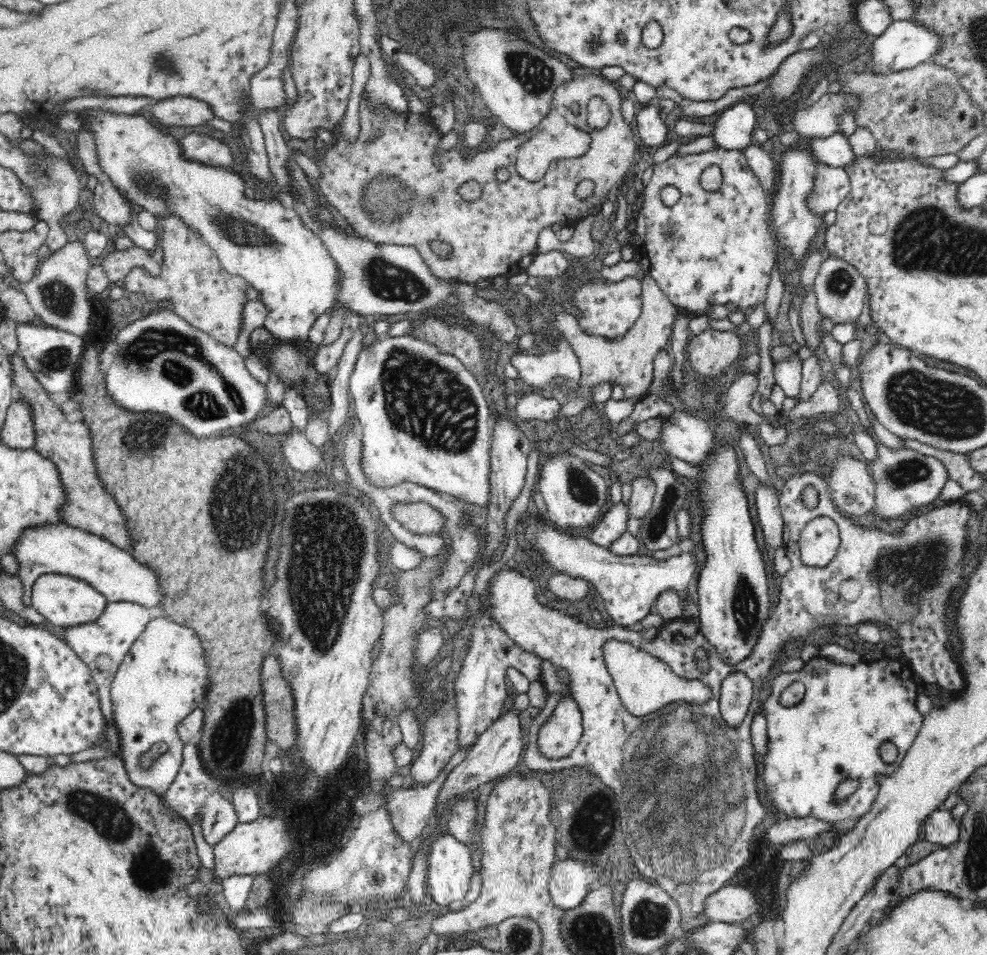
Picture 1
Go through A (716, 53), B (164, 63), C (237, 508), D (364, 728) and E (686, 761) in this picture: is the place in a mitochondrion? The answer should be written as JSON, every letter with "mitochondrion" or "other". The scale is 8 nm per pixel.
{"A":"other","B":"mitochondrion","C":"mitochondrion","D":"other","E":"mitochondrion"}

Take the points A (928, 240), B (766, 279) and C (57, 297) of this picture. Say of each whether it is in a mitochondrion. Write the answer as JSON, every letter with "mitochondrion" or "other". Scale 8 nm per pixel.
{"A":"mitochondrion","B":"other","C":"mitochondrion"}

